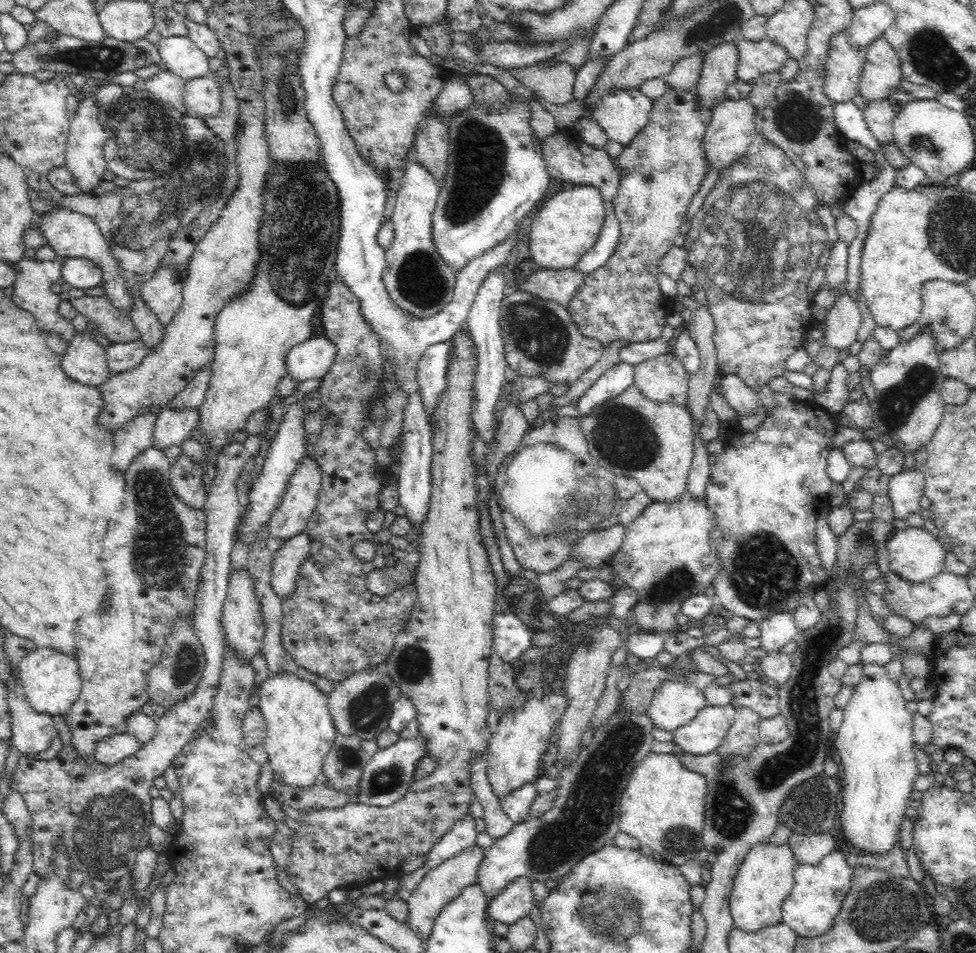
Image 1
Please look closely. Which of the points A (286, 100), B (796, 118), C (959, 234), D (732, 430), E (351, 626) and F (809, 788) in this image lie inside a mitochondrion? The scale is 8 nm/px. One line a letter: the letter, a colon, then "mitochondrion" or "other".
A: mitochondrion
B: mitochondrion
C: mitochondrion
D: other
E: mitochondrion
F: mitochondrion

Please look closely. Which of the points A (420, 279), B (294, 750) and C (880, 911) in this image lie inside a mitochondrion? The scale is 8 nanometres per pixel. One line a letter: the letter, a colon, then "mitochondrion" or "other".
A: mitochondrion
B: other
C: mitochondrion

